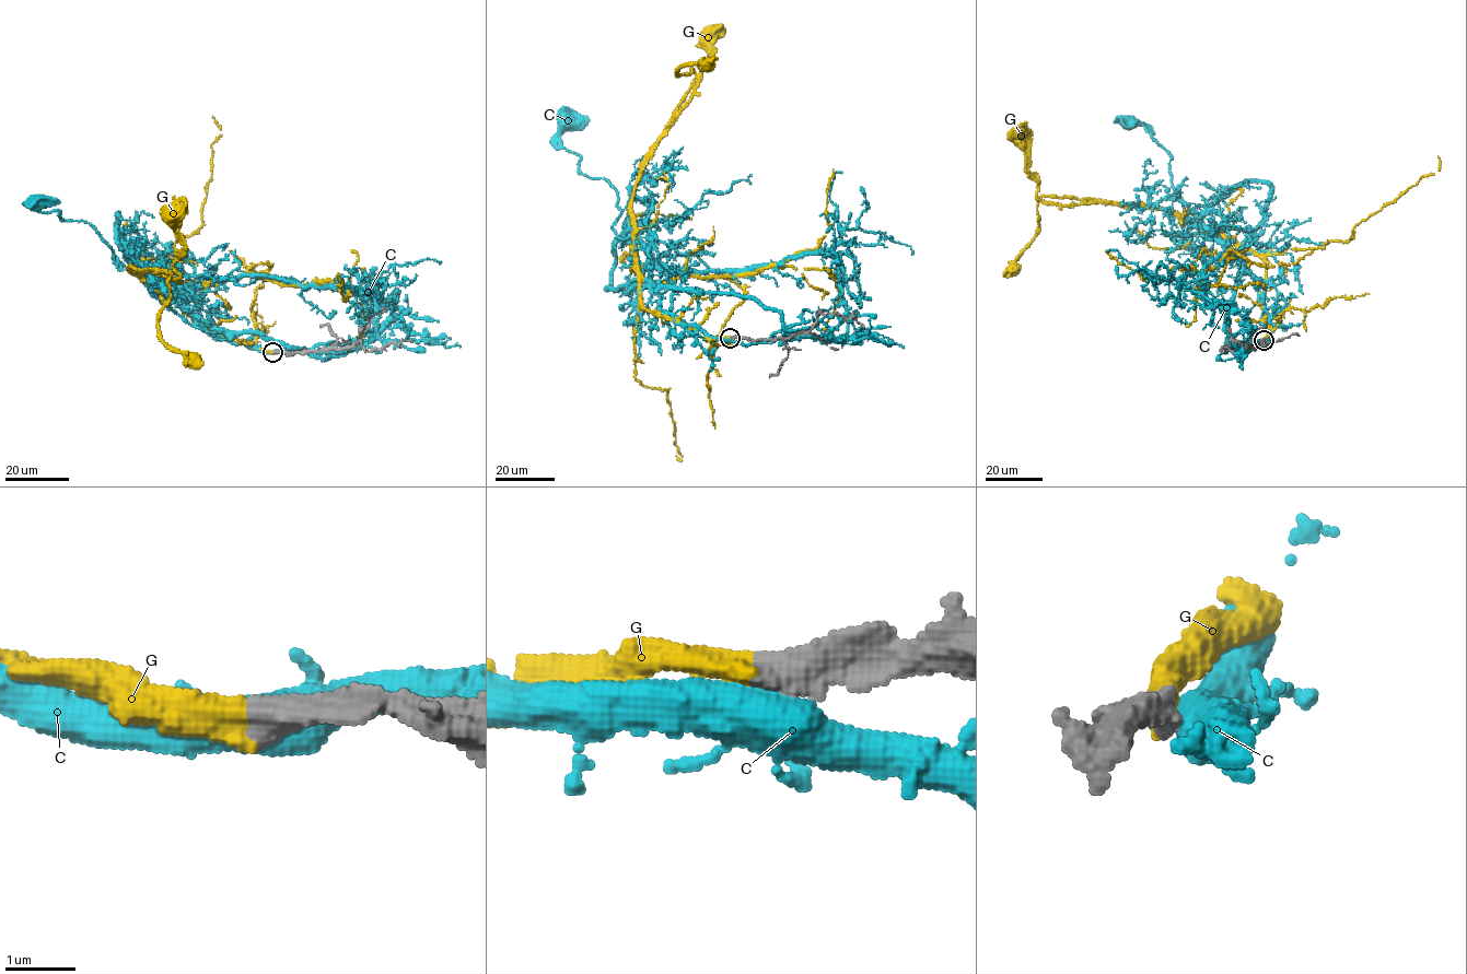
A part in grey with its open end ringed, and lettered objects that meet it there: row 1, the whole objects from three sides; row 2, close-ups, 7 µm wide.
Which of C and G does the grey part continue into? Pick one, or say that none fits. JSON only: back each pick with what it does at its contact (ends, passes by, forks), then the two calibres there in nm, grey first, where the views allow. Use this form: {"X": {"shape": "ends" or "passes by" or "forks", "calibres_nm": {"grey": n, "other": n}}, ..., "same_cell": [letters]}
{"G": {"shape": "ends", "calibres_nm": {"grey": 500, "other": 440}}, "same_cell": ["G"]}

